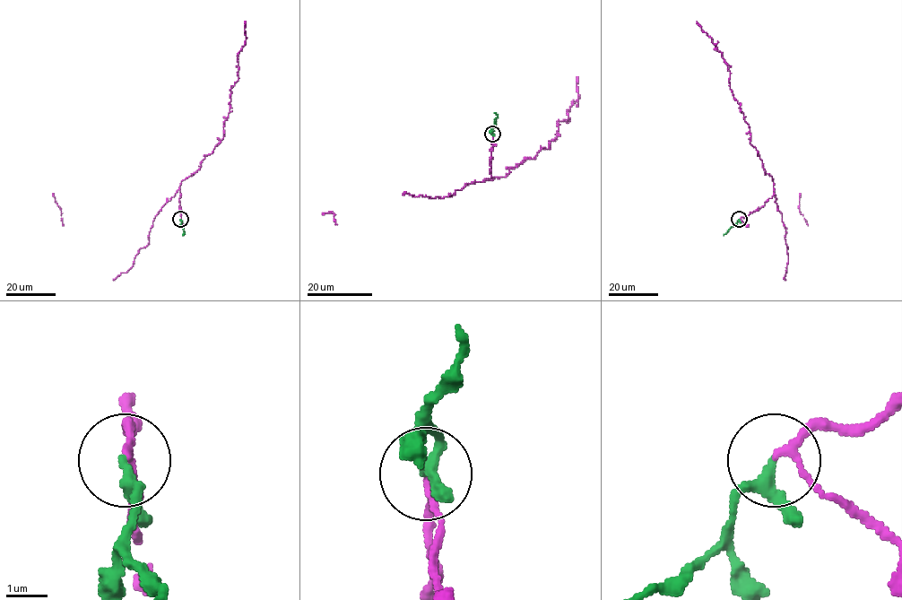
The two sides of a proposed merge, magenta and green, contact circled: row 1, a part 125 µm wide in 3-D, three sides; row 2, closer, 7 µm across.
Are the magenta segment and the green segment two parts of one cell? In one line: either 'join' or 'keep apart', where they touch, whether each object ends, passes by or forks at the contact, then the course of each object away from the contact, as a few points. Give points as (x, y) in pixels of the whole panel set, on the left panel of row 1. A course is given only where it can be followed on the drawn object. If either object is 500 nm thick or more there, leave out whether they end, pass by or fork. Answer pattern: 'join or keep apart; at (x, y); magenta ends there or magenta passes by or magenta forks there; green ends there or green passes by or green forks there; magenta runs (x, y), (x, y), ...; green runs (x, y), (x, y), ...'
join; at (180, 219); magenta passes by; green passes by; magenta runs (181, 219), (181, 182), (195, 172), (223, 137), (230, 88), (238, 78), (237, 54), (246, 41), (245, 21); green runs (181, 219), (183, 236)

